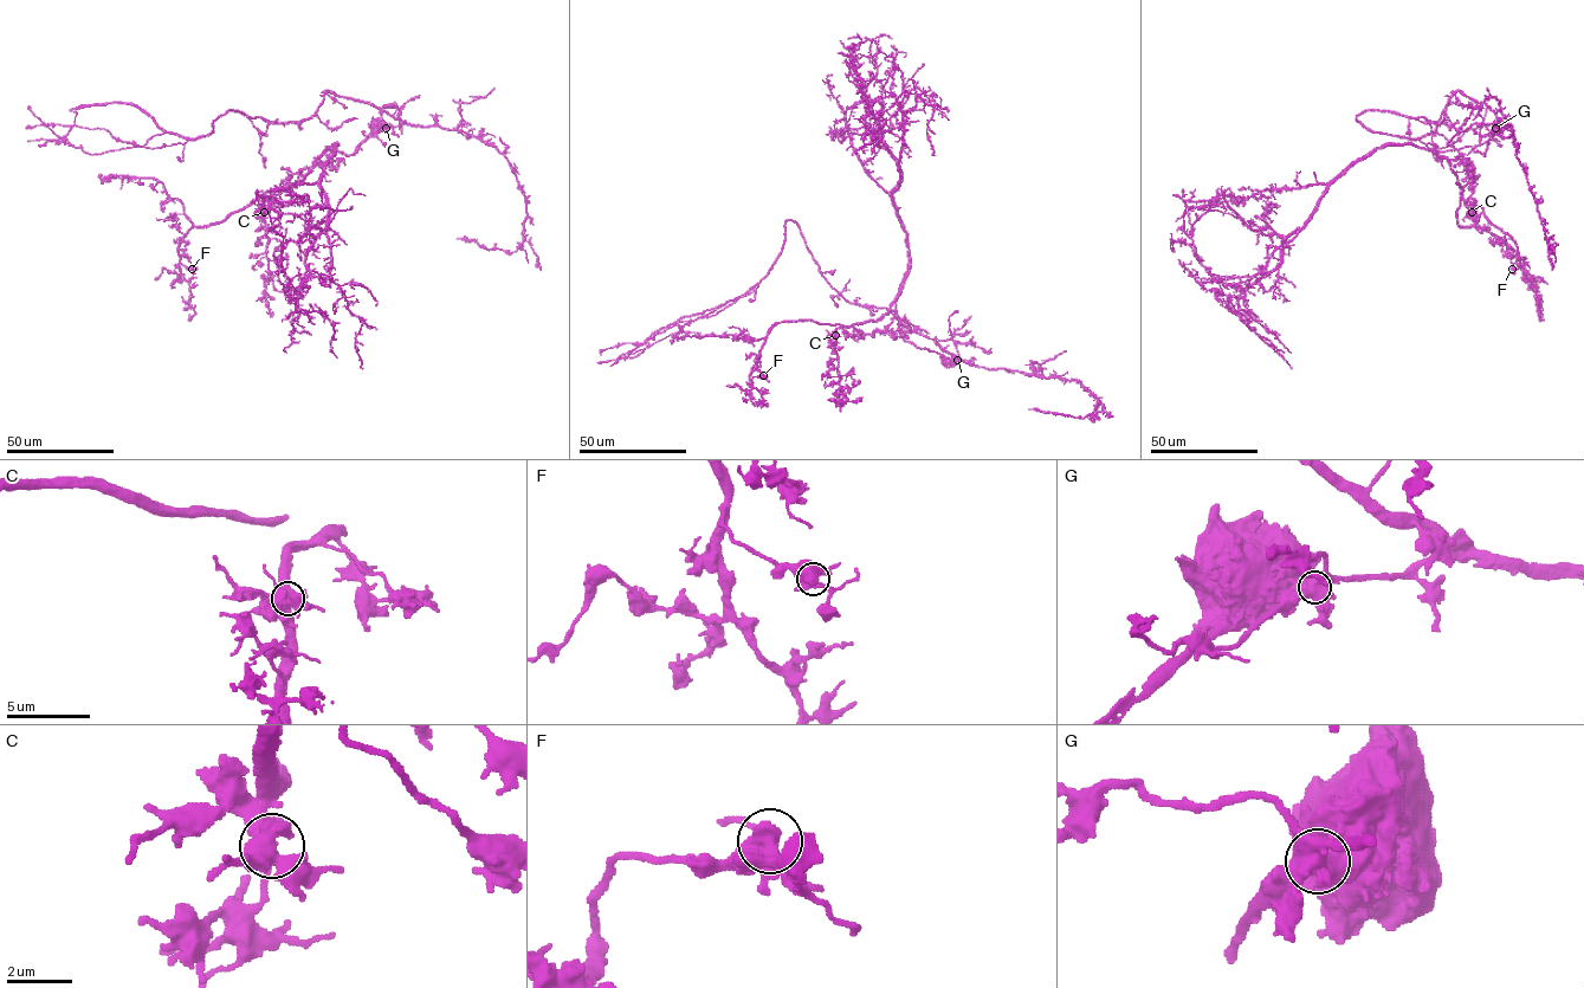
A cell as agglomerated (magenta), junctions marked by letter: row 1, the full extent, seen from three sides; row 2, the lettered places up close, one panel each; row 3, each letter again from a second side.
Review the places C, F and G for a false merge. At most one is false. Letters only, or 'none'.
G

